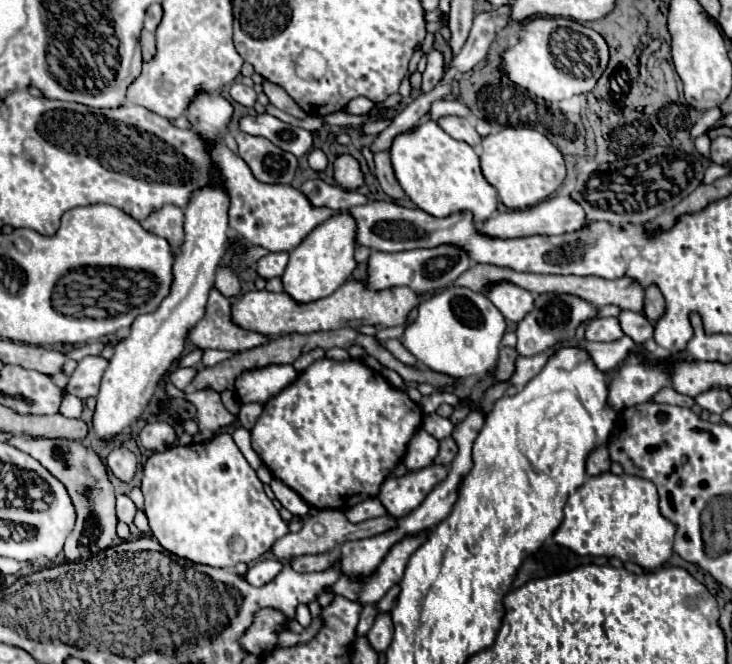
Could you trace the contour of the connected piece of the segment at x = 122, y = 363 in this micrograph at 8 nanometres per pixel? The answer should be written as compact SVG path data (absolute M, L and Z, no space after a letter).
M219 186L197 190L185 208L185 242L173 262L173 284L169 296L151 314L135 318L129 334L115 346L115 354L101 380L93 430L101 440L117 438L139 420L143 408L153 398L159 382L179 360L189 330L203 318L209 290L215 286L215 272L227 252L229 196Z

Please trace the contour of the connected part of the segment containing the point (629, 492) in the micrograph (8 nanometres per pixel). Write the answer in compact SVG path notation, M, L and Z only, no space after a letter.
M605 472L601 476L589 476L581 488L569 494L563 509L564 518L555 532L553 540L581 556L615 556L623 562L631 560L639 564L645 570L661 568L671 556L673 556L673 538L675 538L675 526L661 516L659 512L659 496L653 482L637 478L637 476L615 476L611 472Z

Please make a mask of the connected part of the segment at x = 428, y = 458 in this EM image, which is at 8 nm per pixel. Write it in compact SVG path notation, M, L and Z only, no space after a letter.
M419 428L419 432L413 434L411 442L407 444L407 452L403 456L403 464L407 466L409 472L421 470L425 466L431 466L439 450L437 438L425 432L425 428Z

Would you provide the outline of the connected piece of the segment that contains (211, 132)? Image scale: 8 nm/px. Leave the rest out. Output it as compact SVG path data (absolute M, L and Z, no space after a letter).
M197 94L189 104L187 116L193 130L199 132L207 142L219 140L219 130L225 130L233 114L233 106L221 94Z

